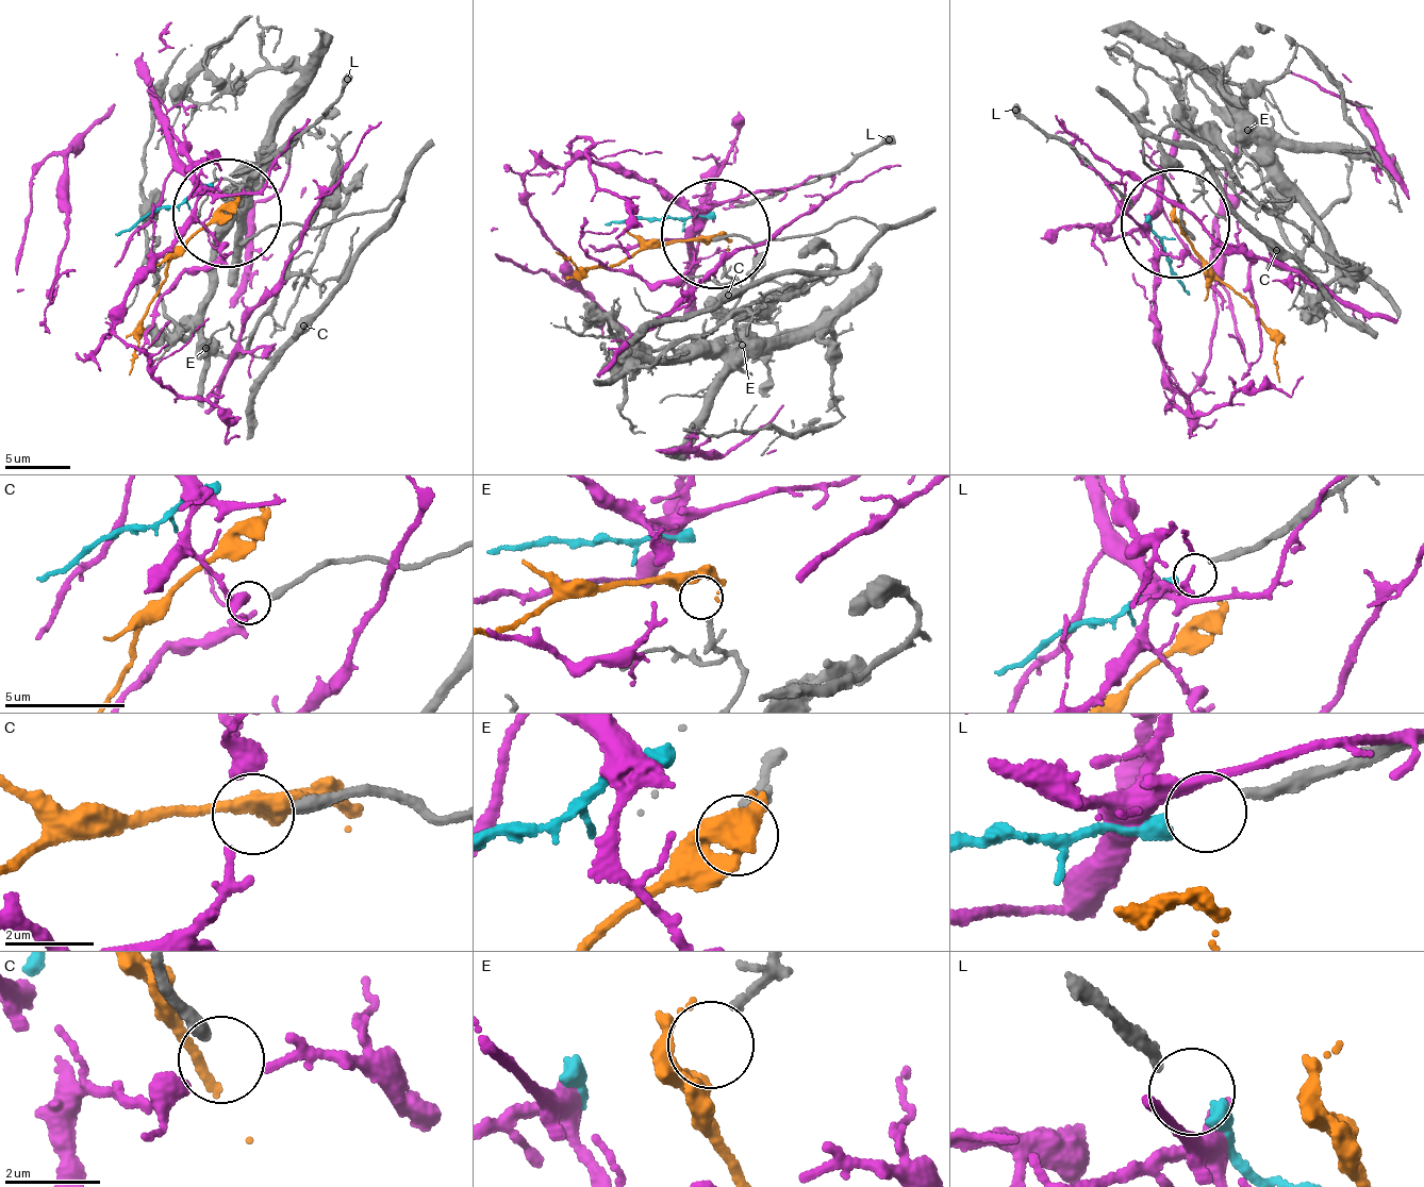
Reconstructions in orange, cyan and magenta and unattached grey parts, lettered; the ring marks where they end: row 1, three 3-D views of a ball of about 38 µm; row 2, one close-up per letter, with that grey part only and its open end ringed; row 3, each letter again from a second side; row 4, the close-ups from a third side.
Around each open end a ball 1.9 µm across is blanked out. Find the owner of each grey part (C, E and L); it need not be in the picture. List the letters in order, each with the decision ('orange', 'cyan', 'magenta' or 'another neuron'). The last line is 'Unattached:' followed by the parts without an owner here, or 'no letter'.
C: another neuron
E: orange
L: cyan
Unattached: C

